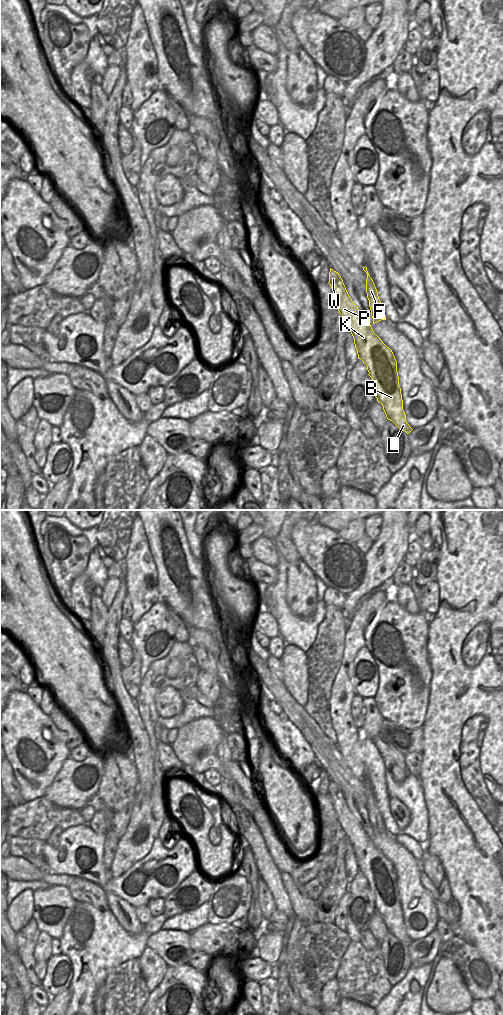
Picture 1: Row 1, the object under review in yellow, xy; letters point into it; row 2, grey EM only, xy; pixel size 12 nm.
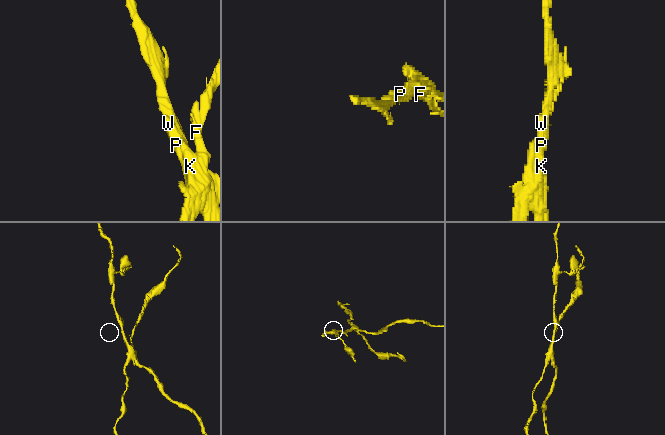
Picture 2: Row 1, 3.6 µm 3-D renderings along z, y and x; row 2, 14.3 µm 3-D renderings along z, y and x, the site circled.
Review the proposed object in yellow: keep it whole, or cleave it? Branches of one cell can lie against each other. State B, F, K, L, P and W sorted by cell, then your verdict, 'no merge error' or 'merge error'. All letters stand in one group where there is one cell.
B K L P W / F | merge error

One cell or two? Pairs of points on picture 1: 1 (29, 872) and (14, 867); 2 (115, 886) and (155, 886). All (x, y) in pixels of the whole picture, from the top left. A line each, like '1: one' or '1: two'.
1: one
2: one

